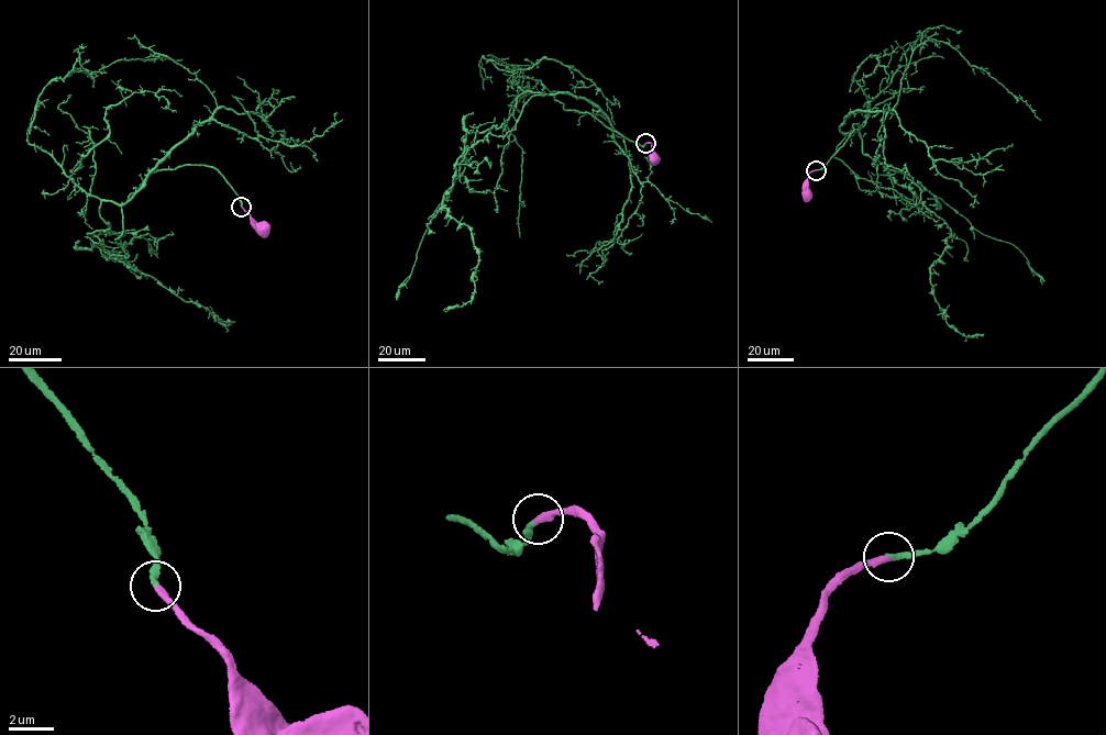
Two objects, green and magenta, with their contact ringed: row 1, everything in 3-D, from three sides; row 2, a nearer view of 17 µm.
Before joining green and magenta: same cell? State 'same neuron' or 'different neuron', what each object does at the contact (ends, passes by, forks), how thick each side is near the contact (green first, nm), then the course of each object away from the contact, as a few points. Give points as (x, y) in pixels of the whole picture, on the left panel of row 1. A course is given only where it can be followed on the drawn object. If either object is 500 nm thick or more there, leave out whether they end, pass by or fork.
same neuron; green ends; magenta ends; calibres 240 and 320 nm; course green (241, 207), (219, 171), (196, 164), (155, 170), (120, 204), (96, 198), (28, 140), (55, 78), (181, 59); course magenta (241, 207), (263, 230)

